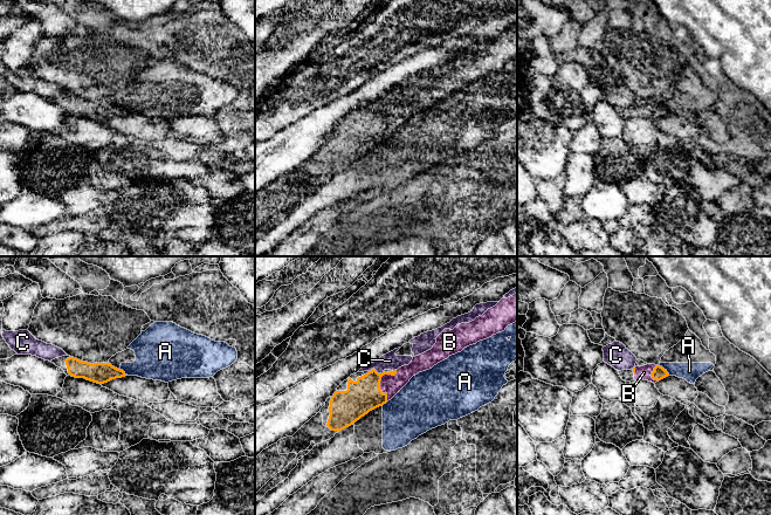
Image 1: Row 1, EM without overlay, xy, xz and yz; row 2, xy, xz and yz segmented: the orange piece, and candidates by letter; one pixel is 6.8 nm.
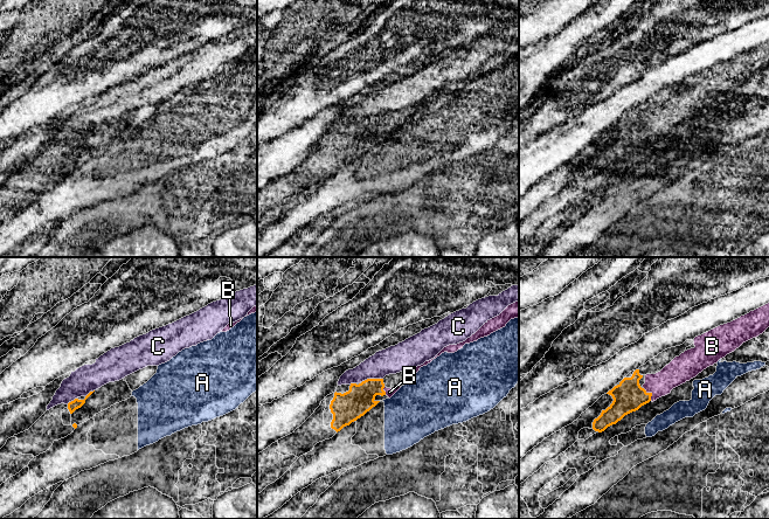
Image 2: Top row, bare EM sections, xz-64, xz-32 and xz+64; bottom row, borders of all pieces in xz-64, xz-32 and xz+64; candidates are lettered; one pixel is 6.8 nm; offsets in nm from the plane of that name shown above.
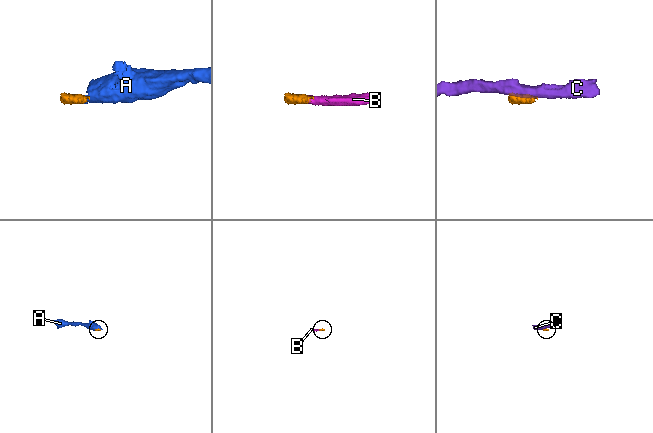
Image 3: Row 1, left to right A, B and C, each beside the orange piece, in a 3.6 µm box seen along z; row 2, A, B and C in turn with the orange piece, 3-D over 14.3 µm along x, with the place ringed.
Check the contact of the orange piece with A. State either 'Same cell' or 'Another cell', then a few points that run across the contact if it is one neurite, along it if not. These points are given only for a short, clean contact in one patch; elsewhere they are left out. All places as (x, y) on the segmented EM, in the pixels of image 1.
Another cell. Line: yz (659, 364), (669, 375)

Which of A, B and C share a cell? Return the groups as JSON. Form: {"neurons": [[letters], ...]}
{"neurons": [["A"], ["B"], ["C"]]}

